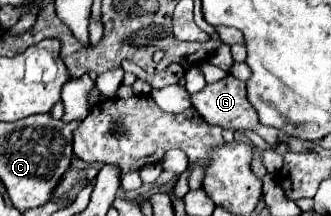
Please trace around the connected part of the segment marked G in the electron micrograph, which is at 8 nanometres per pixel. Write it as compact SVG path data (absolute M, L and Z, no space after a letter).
M232 74L220 82L214 84L206 84L204 90L192 94L192 104L196 106L196 110L200 112L200 116L210 122L210 124L218 124L222 128L230 128L230 130L252 130L258 136L262 136L270 146L276 144L278 140L278 130L270 128L270 126L260 126L258 124L258 116L256 110L250 106L250 102L246 100L246 86L242 80L234 78Z

